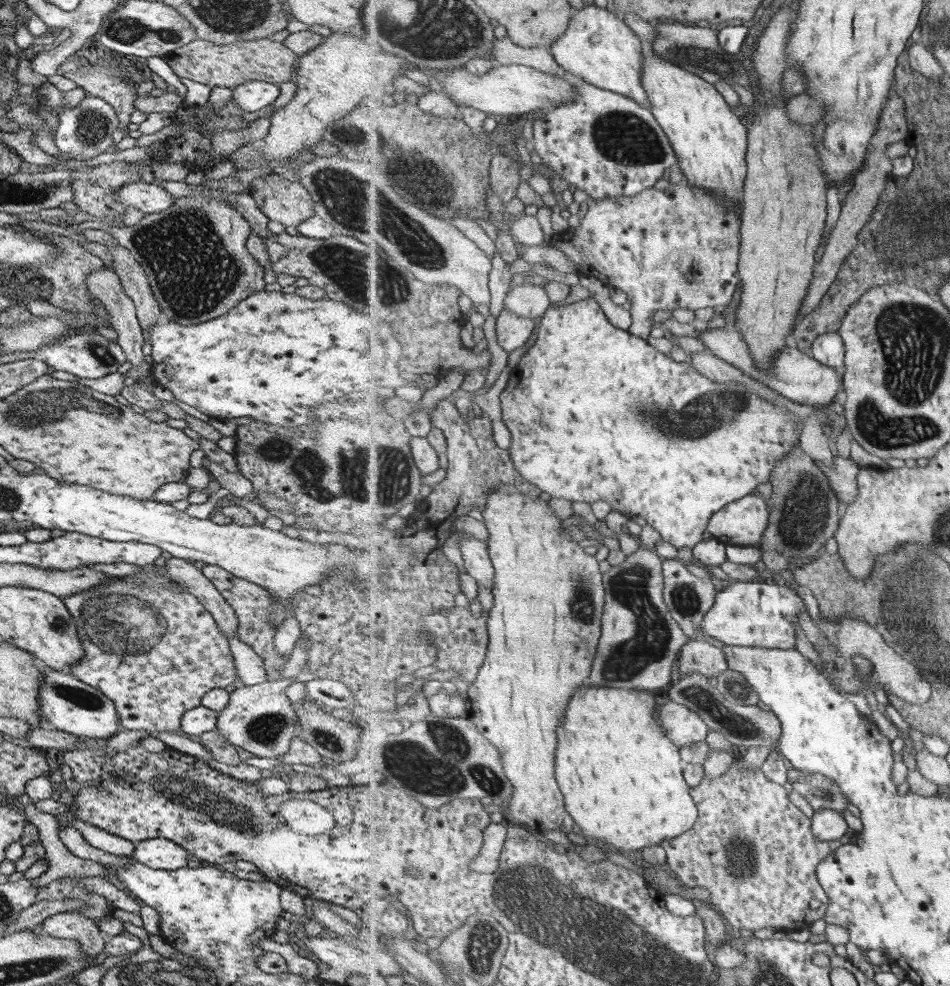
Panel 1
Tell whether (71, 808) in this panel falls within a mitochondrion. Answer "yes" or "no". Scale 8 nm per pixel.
no

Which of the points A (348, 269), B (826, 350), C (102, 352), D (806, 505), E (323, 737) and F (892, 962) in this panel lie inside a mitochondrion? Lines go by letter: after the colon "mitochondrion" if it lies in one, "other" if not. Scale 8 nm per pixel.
A: mitochondrion
B: other
C: mitochondrion
D: mitochondrion
E: mitochondrion
F: other

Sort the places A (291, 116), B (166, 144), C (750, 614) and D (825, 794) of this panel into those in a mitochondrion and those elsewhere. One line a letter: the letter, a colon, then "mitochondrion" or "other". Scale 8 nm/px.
A: other
B: other
C: other
D: mitochondrion

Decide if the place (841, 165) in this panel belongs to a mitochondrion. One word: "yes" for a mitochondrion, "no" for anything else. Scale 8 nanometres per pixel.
no

